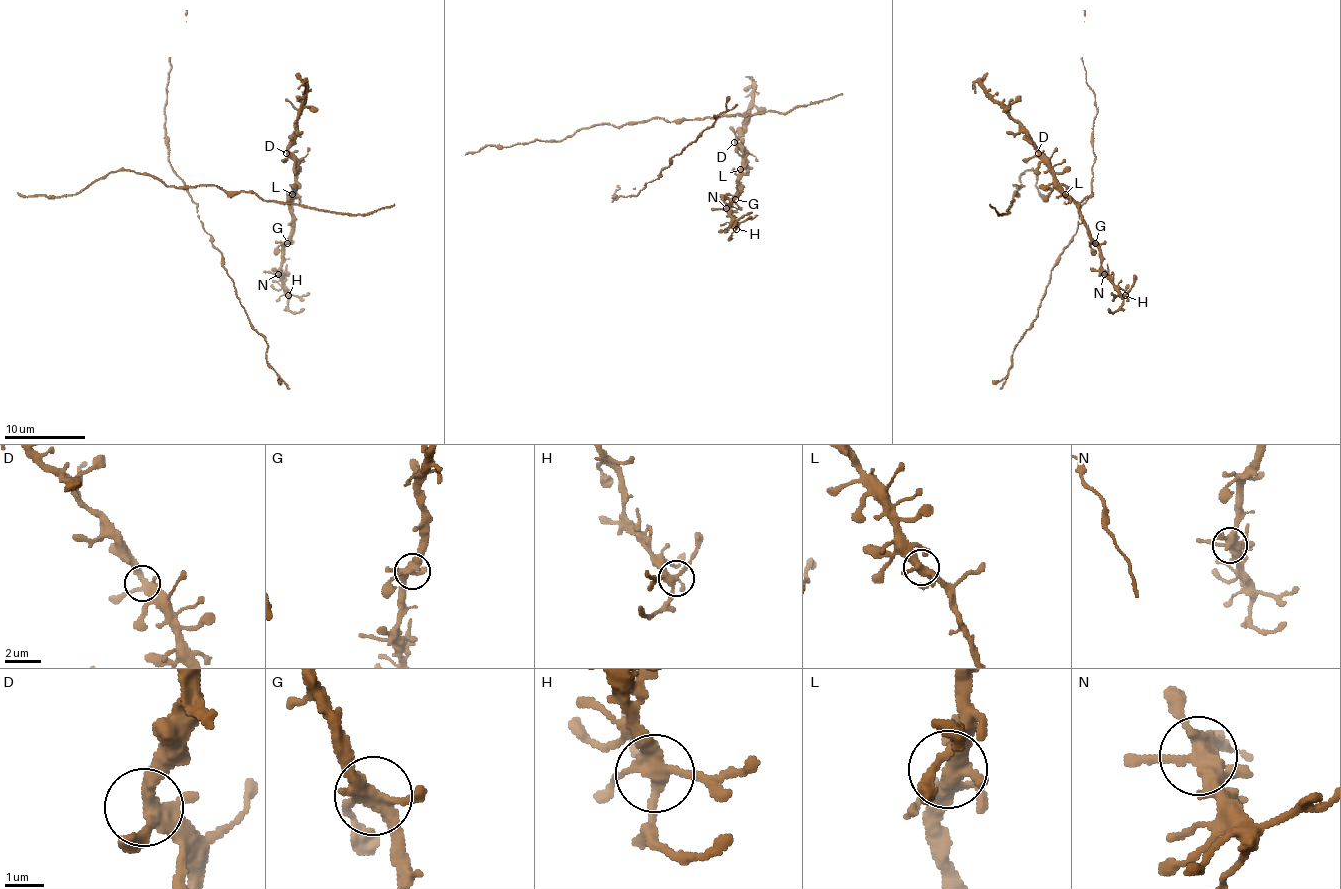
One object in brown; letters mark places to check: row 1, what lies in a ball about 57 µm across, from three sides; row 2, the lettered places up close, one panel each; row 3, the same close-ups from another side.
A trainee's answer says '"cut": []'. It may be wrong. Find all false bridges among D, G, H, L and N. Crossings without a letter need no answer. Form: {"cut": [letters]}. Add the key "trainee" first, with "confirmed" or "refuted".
{"trainee": "confirmed", "cut": []}

